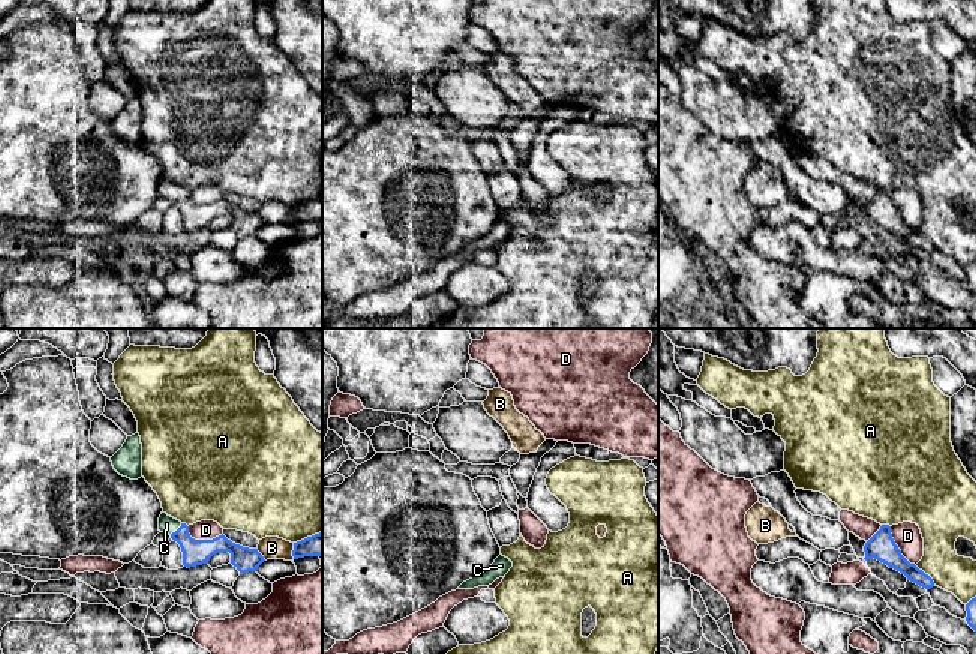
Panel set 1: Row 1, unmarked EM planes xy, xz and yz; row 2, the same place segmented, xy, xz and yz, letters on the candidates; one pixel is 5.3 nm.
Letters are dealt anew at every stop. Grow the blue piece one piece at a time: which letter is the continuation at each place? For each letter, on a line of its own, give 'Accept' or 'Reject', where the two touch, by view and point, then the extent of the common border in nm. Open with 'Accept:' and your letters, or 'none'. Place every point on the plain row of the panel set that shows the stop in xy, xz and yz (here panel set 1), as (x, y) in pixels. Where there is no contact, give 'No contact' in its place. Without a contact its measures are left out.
Accept: C
A: Reject. Touches blue at yz (924, 237). Shared border 150 nm
B: Reject. Touches blue at xy (293, 215). Shared border 90 nm
C: Accept. Touches blue at xy (177, 194). Shared border 90 nm
D: Reject. Touches blue at xy (203, 204). Shared border 200 nm

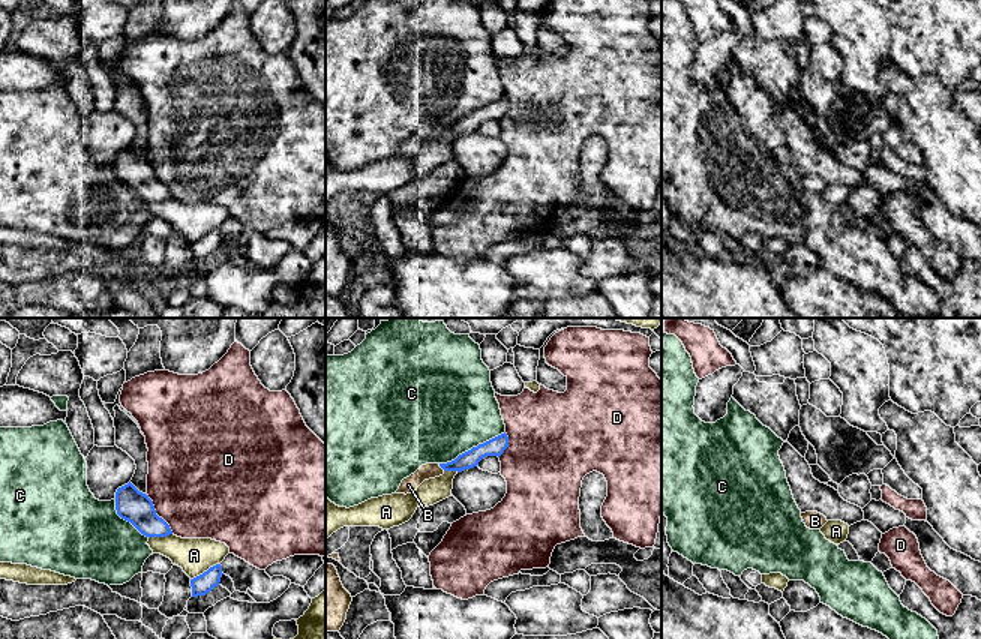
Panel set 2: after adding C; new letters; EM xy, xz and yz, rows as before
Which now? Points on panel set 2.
Accept: B
A: Reject. Touches blue at xy (204, 236). Shared border 180 nm
B: Accept. Touches blue at xz (441, 131). Shared border 50 nm
C: Reject. Touches blue at xz (473, 111). Shared border 400 nm
D: Reject. Touches blue at xy (155, 177). Shared border 260 nm

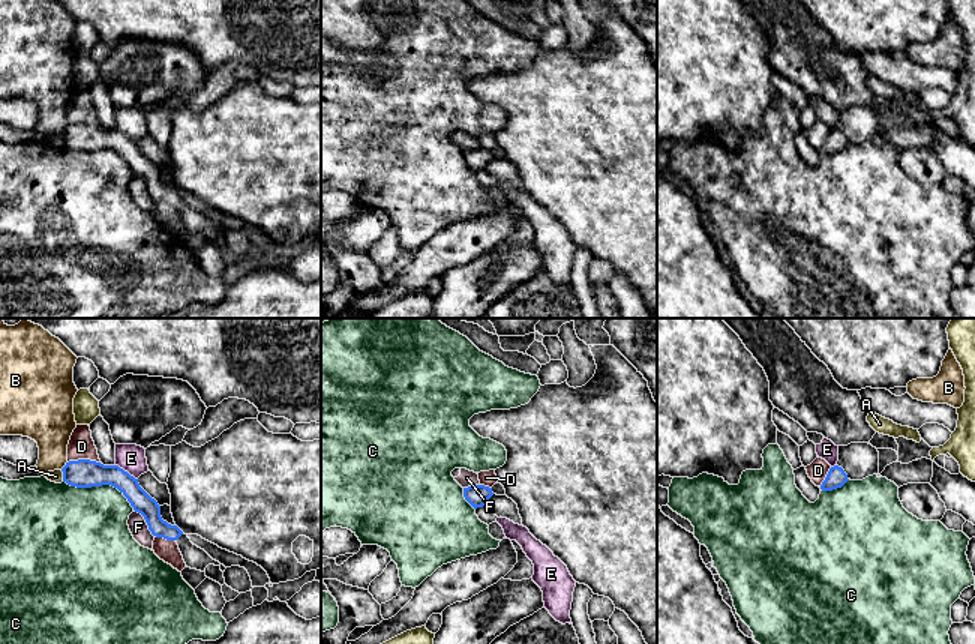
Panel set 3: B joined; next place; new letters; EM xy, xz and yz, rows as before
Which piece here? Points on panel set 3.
Accept: none
A: Reject. Touches blue at xy (63, 140). Shared border 70 nm
B: Reject. Touches blue at xy (65, 129). Shared border 60 nm
C: Reject. Touches blue at xy (101, 149). Shared border 420 nm
D: Reject. Touches blue at xy (84, 123). Shared border 180 nm
E: Reject. Touches blue at xy (126, 135). Shared border 150 nm
F: Reject. Touches blue at xy (146, 185). Shared border 190 nm

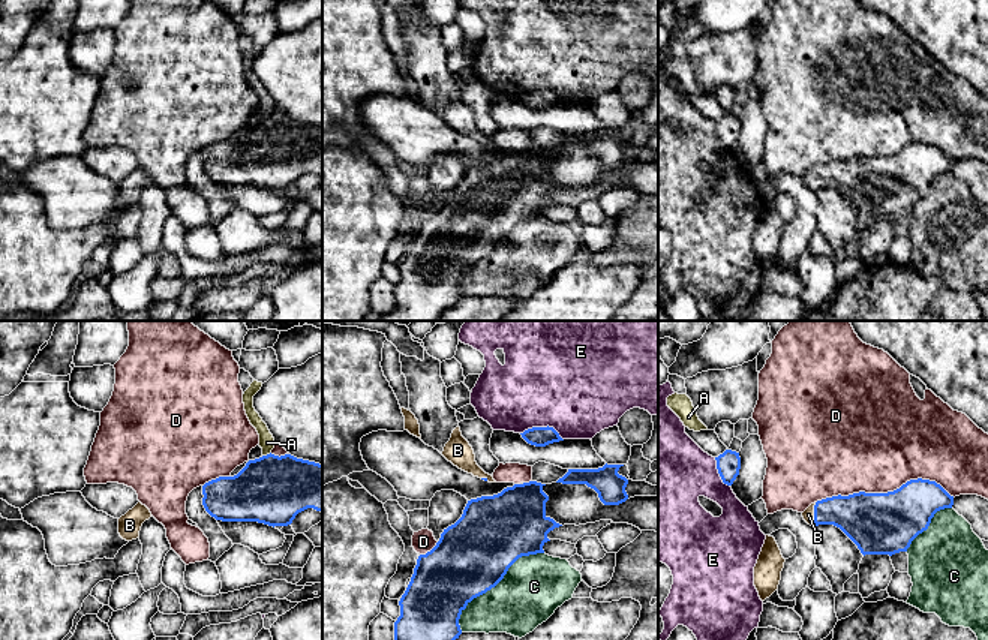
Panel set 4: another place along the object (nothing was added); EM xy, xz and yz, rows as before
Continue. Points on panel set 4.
Accept: B
A: Reject. Touches blue at xy (267, 119). Shared border 70 nm
B: Accept. Touches blue at yz (814, 179). Shared border 130 nm
C: Reject. Touches blue at xz (494, 251). Shared border 600 nm
D: Reject. Touches blue at yz (885, 158). Shared border 750 nm
E: Reject. Touches blue at xz (543, 92). Shared border 240 nm

